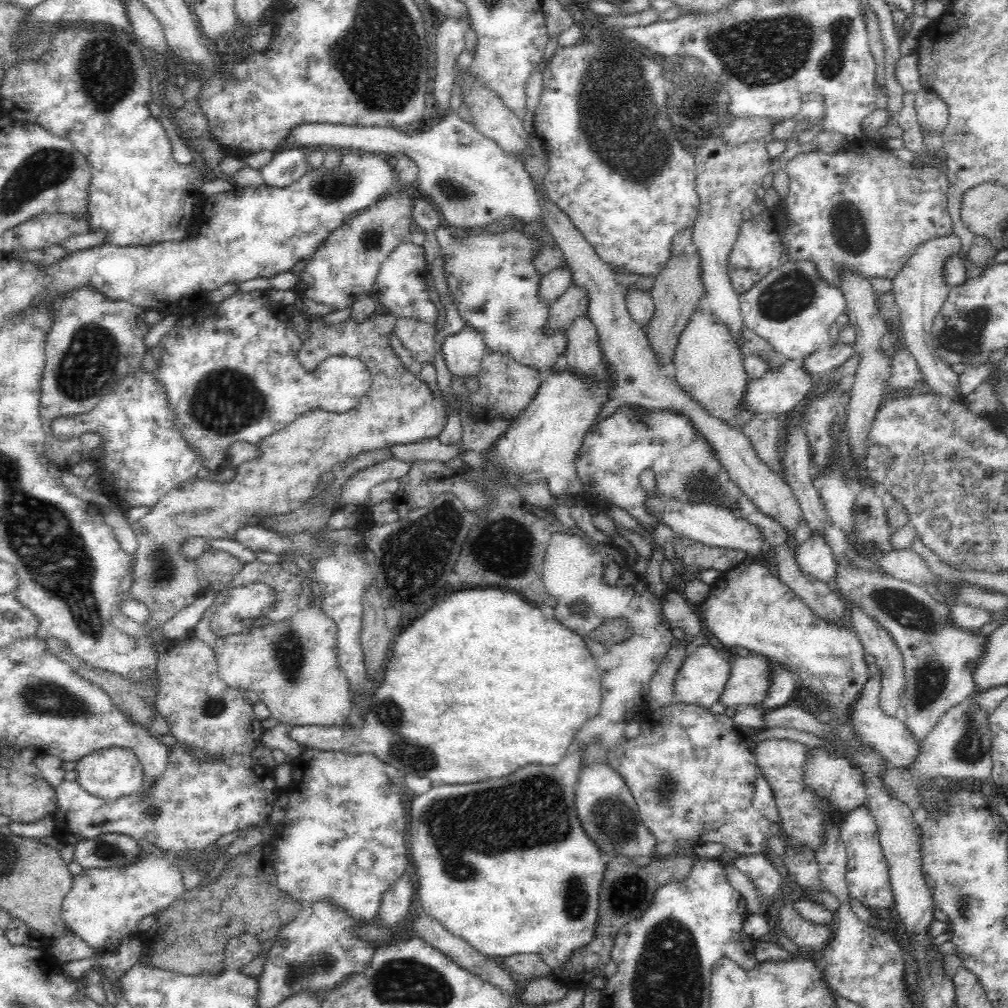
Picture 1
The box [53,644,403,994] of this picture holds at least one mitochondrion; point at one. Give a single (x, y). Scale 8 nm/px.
(321, 962)

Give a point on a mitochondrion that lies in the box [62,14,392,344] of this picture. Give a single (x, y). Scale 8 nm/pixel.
(105, 67)

